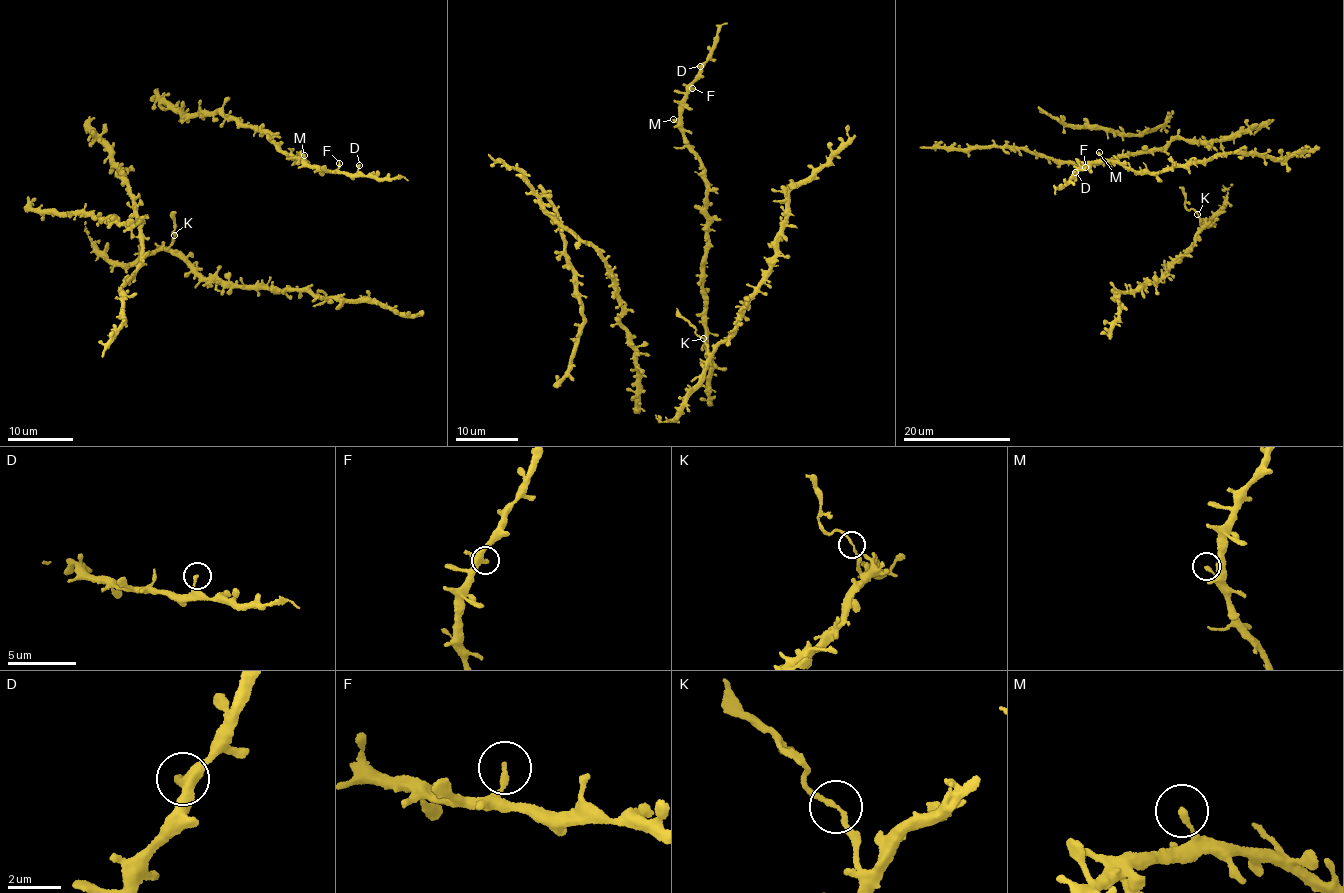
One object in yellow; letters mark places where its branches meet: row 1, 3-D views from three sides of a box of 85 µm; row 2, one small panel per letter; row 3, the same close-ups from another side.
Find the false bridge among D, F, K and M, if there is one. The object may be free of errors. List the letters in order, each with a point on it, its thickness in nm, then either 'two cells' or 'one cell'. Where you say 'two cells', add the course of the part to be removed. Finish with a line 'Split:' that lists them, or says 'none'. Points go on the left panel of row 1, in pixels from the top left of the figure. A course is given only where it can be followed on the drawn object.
D: (359, 165) | 200 nm | one cell
F: (339, 163) | 220 nm | one cell
K: (174, 235) | 150 nm | two cells | (174, 235), (175, 212)
M: (304, 155) | 240 nm | one cell
Split: K

